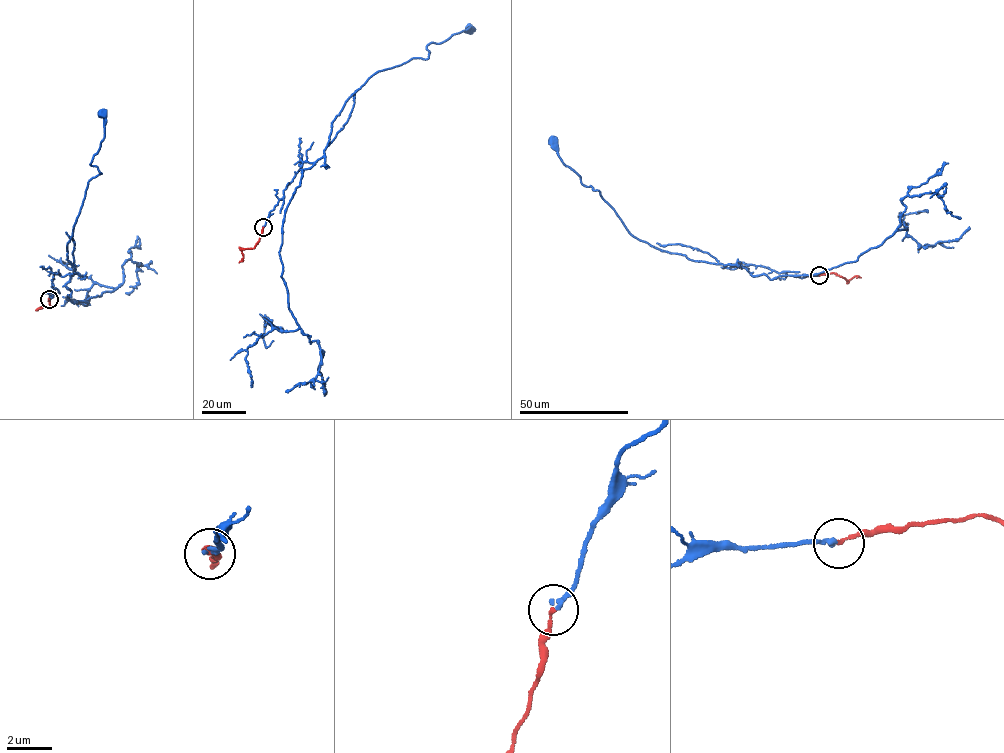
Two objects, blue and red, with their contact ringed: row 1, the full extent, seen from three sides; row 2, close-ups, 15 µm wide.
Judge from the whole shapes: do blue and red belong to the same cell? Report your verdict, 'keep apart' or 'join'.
join

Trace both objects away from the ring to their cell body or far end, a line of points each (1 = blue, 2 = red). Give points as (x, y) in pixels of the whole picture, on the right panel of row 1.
1: (819, 275), (694, 261), (639, 240), (599, 191), (586, 186), (562, 161), (552, 142)
2: (819, 275), (834, 273), (848, 280), (855, 276), (860, 277)

